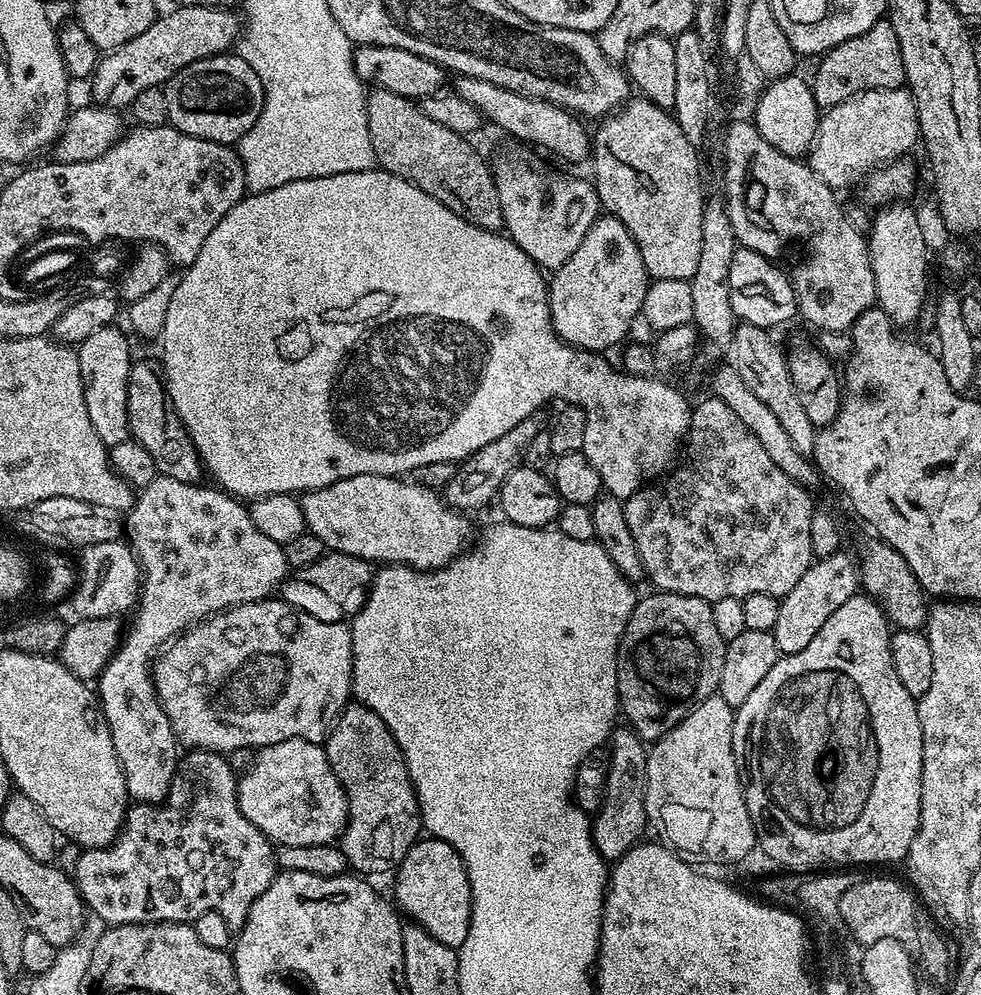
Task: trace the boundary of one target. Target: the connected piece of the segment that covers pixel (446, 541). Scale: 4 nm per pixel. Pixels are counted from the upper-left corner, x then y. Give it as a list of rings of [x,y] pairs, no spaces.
[[[358,474],[354,478],[342,478],[325,488],[303,493],[299,501],[305,529],[322,538],[328,552],[350,554],[376,566],[405,564],[408,568],[421,570],[445,568],[469,547],[473,539],[472,524],[461,509],[452,507],[437,489],[422,486],[411,478]]]

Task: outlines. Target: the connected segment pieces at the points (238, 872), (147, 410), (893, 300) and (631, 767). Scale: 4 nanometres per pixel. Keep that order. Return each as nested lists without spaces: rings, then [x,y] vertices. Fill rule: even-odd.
[[[188,750],[179,757],[176,765],[176,777],[172,780],[172,785],[168,791],[168,797],[164,799],[163,804],[137,804],[133,803],[124,815],[124,825],[120,827],[116,834],[116,840],[106,848],[86,848],[80,853],[76,862],[74,879],[76,887],[80,889],[80,897],[84,900],[87,909],[91,915],[104,920],[105,925],[114,924],[161,924],[162,922],[174,922],[175,924],[192,924],[202,914],[207,912],[217,912],[226,918],[226,926],[233,932],[239,932],[240,928],[246,922],[246,914],[250,914],[250,906],[254,906],[256,899],[274,882],[278,871],[277,849],[271,840],[250,822],[242,814],[238,806],[236,797],[236,785],[238,783],[238,772],[235,772],[227,764],[225,757],[219,752],[206,752],[203,750]]]
[[[133,359],[126,390],[126,410],[131,439],[138,441],[146,454],[154,458],[159,475],[178,478],[178,482],[187,484],[198,484],[205,479],[204,461],[168,398],[168,389],[164,387],[164,370],[159,359]]]
[[[893,202],[877,207],[871,217],[871,228],[866,233],[870,266],[874,270],[876,304],[896,326],[914,319],[923,310],[924,299],[928,296],[928,240],[924,237],[924,228],[910,205],[908,202]]]
[[[620,726],[610,737],[612,757],[607,757],[608,773],[604,787],[604,801],[592,820],[592,841],[605,861],[621,860],[631,848],[645,839],[644,828],[649,827],[646,814],[646,766],[649,749],[633,728]]]

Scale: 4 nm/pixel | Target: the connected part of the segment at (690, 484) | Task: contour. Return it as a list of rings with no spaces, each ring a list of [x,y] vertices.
[[[707,398],[700,405],[691,409],[688,417],[688,435],[686,437],[686,452],[688,457],[681,468],[673,467],[670,474],[665,475],[659,482],[649,482],[643,488],[639,488],[633,496],[624,501],[624,513],[626,522],[630,526],[630,534],[634,534],[634,546],[638,546],[638,554],[642,558],[644,575],[650,581],[651,587],[662,592],[674,594],[686,594],[694,598],[702,598],[706,601],[714,601],[718,598],[738,598],[743,600],[750,594],[770,594],[777,598],[790,594],[794,585],[801,580],[802,574],[814,562],[814,553],[810,546],[810,518],[814,511],[814,505],[810,497],[809,489],[803,488],[794,478],[783,470],[778,470],[778,462],[773,462],[766,455],[766,449],[758,443],[758,438],[746,430],[746,426],[738,419],[738,414],[726,406],[726,402],[715,398]]]

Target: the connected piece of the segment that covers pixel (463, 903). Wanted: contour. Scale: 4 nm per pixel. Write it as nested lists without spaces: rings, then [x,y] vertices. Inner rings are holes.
[[[420,838],[406,850],[406,858],[396,867],[396,896],[394,904],[409,921],[420,924],[438,942],[460,949],[466,942],[472,917],[472,891],[466,866],[446,842],[435,838]]]

